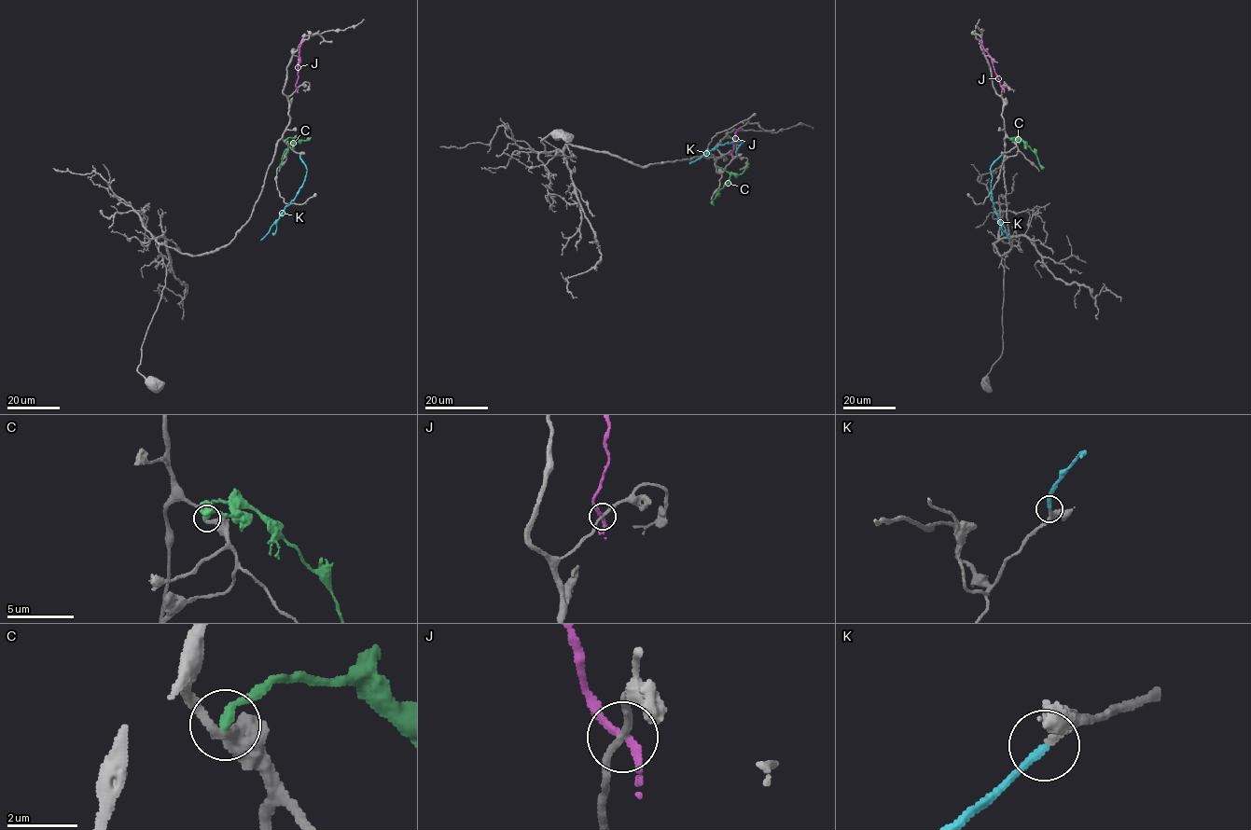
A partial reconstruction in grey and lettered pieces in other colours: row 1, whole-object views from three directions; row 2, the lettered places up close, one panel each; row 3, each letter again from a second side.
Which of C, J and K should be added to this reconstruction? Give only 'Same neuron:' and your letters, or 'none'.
Same neuron: K

